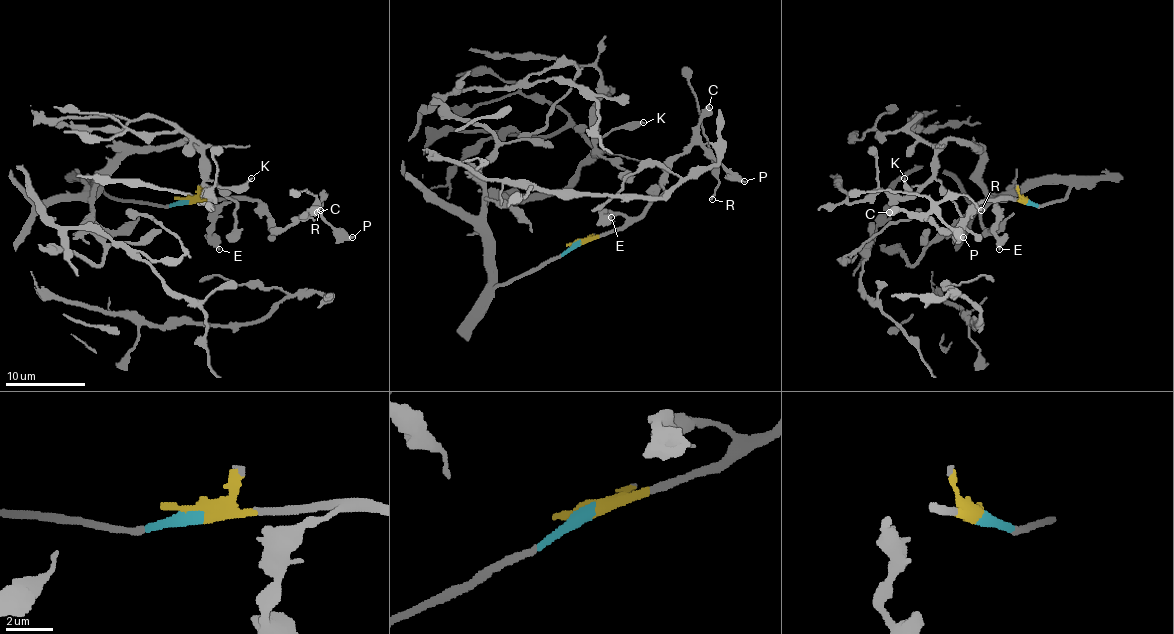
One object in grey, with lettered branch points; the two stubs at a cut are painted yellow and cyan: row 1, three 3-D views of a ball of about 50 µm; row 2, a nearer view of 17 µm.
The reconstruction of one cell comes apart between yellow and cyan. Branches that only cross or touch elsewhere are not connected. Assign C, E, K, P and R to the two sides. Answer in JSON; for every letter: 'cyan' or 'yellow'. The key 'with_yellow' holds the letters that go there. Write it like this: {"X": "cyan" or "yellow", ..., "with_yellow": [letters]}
{"C": "yellow", "E": "yellow", "K": "cyan", "P": "yellow", "R": "yellow", "with_yellow": ["C", "E", "P", "R"]}

